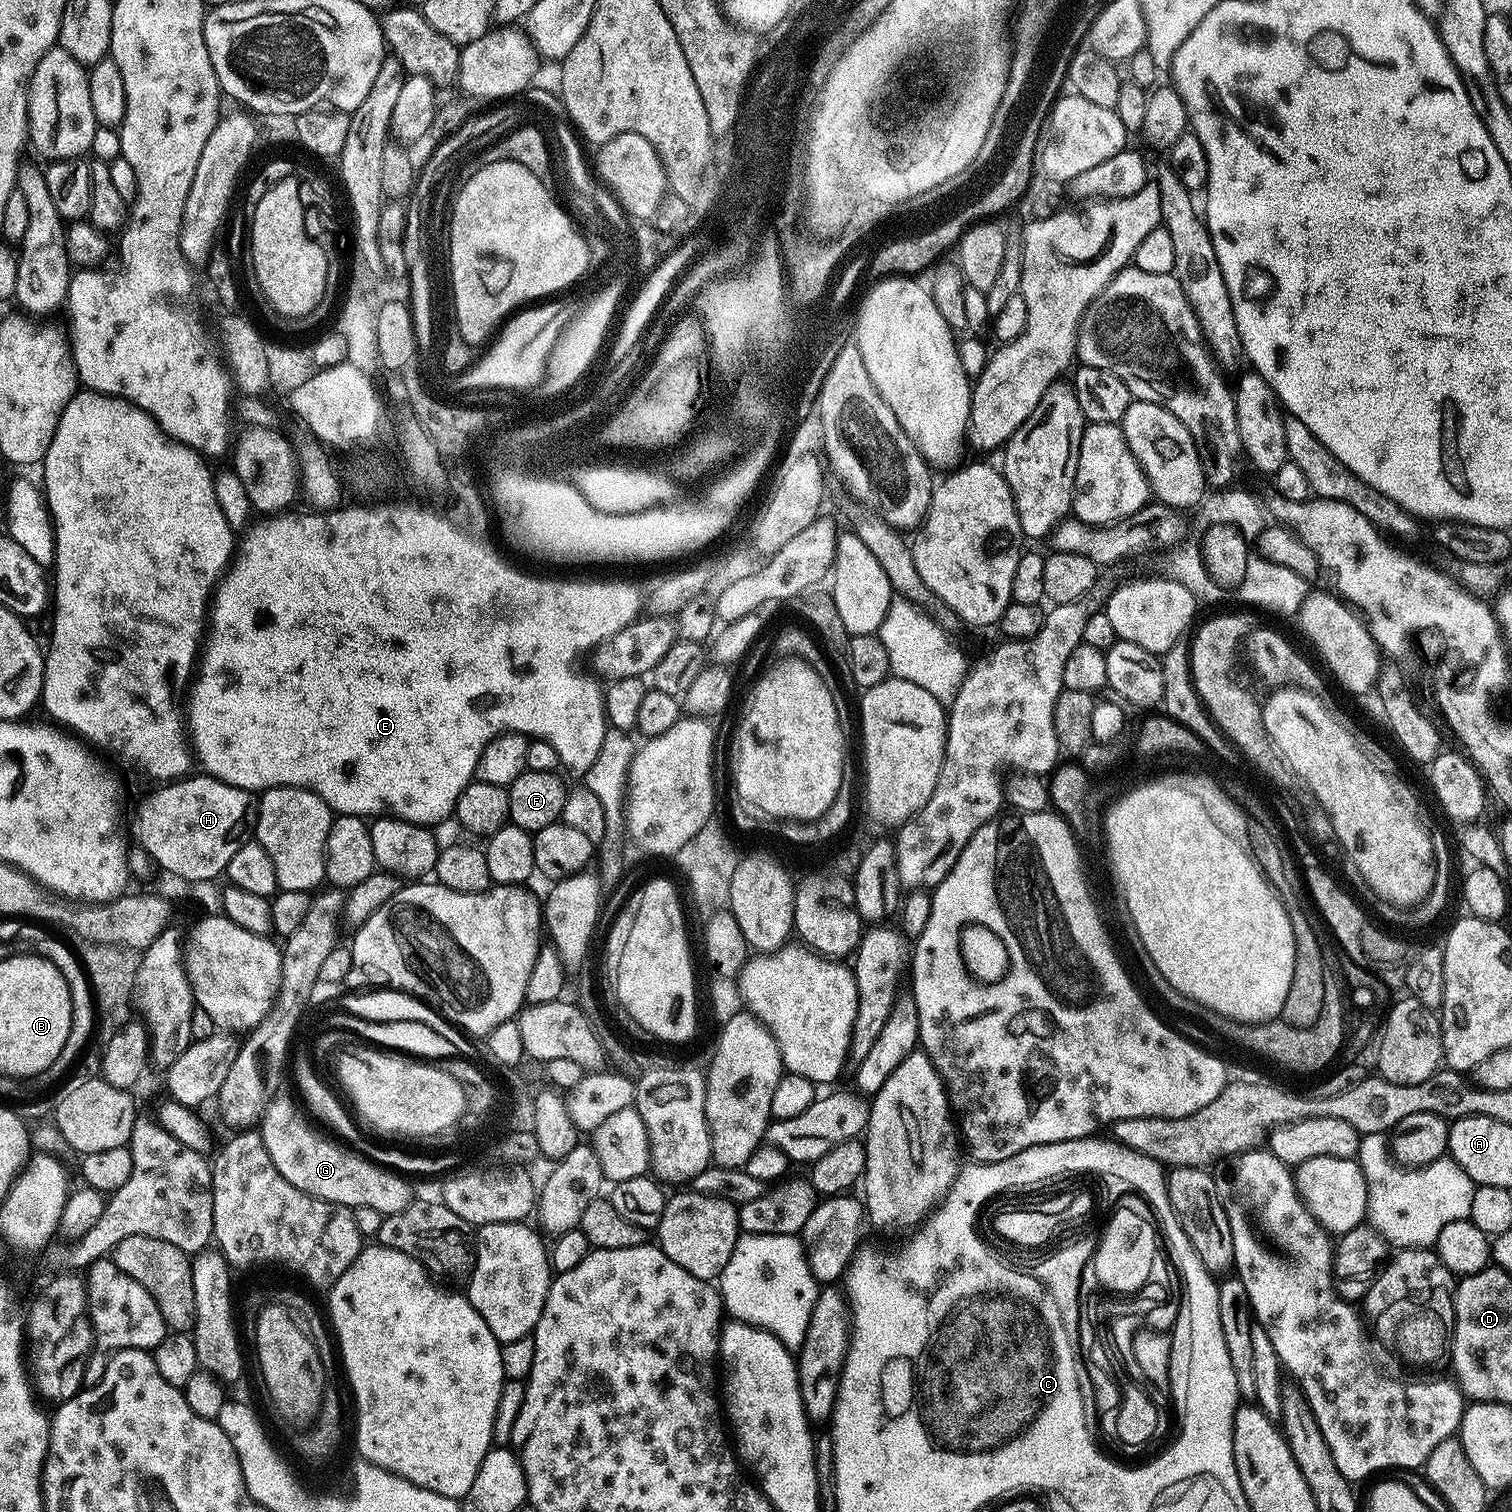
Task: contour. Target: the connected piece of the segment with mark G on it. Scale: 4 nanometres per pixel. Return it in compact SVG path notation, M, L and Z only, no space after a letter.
M284 1092L277 1096L269 1095L258 1121L266 1154L270 1154L270 1162L274 1162L278 1174L282 1174L290 1186L331 1204L341 1204L350 1209L369 1207L380 1211L383 1217L398 1214L398 1210L410 1203L414 1193L408 1189L409 1181L401 1173L375 1164L355 1147L325 1134L305 1115L297 1097L292 1096Z

